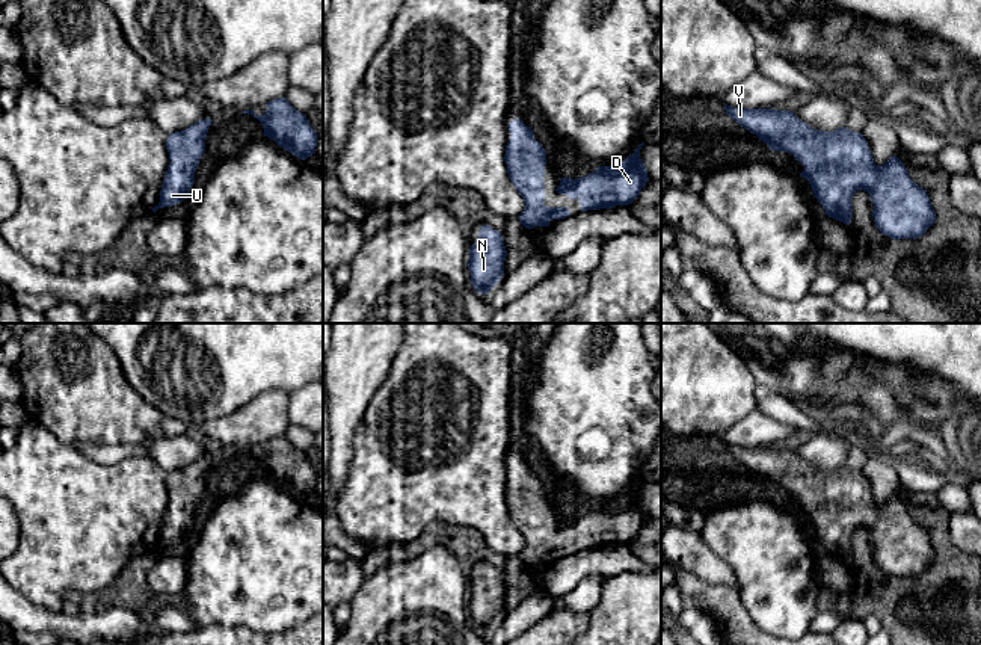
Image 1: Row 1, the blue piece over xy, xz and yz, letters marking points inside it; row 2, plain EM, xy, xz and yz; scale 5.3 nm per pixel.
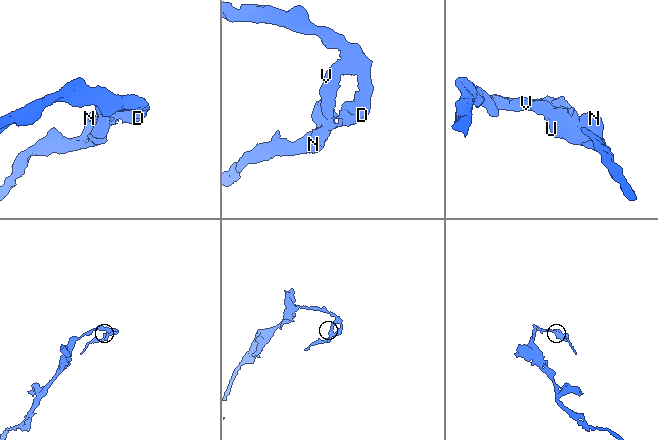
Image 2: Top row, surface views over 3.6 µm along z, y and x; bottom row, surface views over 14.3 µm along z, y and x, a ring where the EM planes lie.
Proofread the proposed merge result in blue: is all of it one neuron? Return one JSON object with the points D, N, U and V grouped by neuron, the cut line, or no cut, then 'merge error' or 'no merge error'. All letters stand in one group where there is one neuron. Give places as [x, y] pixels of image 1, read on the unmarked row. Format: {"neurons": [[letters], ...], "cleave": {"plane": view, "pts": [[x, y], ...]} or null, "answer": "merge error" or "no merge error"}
{"neurons": [["D", "N", "U", "V"]], "cleave": null, "answer": "no merge error"}

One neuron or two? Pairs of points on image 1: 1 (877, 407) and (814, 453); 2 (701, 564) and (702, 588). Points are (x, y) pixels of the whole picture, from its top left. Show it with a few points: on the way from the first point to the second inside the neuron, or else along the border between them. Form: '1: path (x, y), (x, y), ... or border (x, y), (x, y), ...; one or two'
1: border (830, 434), (850, 444); two
2: border (676, 565), (713, 583), (723, 583), (737, 589); two

